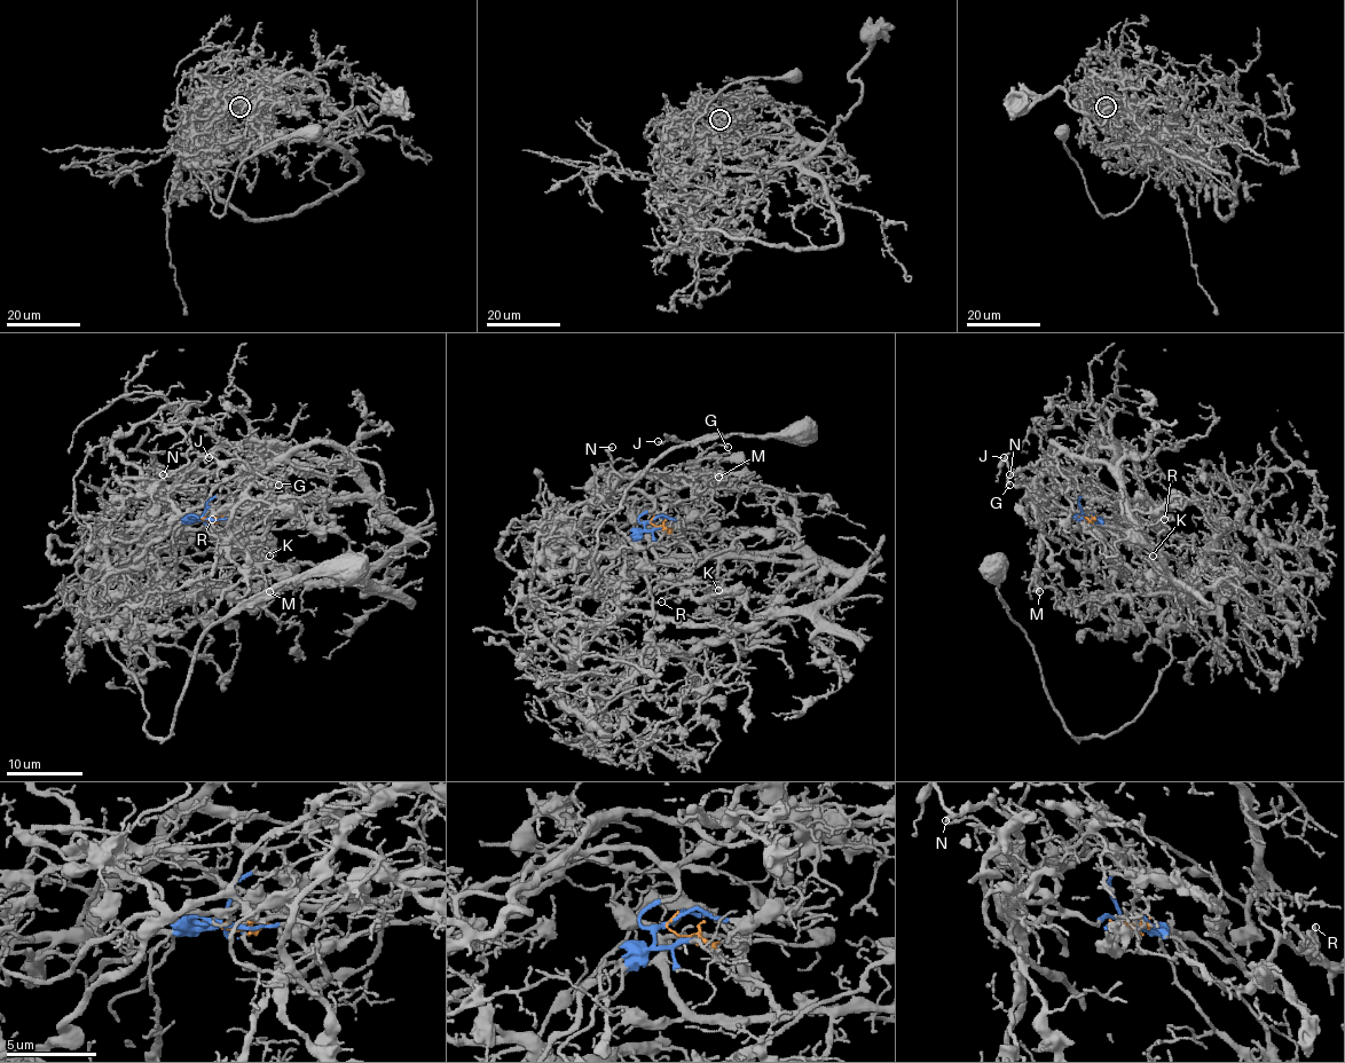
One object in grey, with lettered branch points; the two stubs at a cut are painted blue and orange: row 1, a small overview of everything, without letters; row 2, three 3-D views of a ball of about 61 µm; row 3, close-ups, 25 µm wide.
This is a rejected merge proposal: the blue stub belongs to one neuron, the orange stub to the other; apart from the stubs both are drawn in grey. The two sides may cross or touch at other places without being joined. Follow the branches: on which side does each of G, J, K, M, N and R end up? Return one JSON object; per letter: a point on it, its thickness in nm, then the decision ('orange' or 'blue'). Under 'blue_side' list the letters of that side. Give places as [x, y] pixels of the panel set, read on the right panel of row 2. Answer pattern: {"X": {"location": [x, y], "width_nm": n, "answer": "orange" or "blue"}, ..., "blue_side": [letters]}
{"G": {"location": [1009, 485], "width_nm": 110, "answer": "blue"}, "J": {"location": [1004, 457], "width_nm": 150, "answer": "blue"}, "K": {"location": [1153, 556], "width_nm": 130, "answer": "orange"}, "M": {"location": [1039, 591], "width_nm": 160, "answer": "blue"}, "N": {"location": [1009, 474], "width_nm": 110, "answer": "blue"}, "R": {"location": [1164, 519], "width_nm": 90, "answer": "orange"}, "blue_side": ["G", "J", "M", "N"]}

